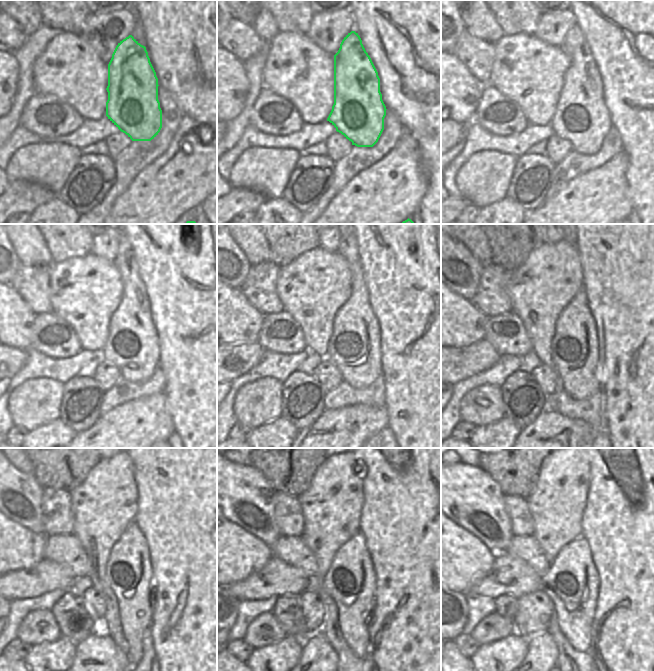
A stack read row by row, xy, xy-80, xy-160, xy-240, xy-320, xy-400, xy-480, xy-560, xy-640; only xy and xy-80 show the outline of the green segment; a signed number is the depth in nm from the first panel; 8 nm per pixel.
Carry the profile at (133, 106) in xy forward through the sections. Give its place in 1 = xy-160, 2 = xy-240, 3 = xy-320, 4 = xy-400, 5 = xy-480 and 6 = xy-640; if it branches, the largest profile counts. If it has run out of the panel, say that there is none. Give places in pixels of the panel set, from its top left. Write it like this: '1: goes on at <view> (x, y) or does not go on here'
1: goes on at xy-160 (582, 117)
2: goes on at xy-240 (132, 345)
3: goes on at xy-320 (354, 347)
4: goes on at xy-400 (575, 350)
5: goes on at xy-480 (129, 573)
6: goes on at xy-640 (572, 582)

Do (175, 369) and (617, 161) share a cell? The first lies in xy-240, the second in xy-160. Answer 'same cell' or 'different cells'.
different cells

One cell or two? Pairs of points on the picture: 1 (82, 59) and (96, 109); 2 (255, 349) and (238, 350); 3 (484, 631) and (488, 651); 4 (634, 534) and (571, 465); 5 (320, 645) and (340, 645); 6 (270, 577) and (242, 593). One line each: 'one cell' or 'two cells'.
1: one cell
2: one cell
3: two cells
4: two cells
5: two cells
6: one cell

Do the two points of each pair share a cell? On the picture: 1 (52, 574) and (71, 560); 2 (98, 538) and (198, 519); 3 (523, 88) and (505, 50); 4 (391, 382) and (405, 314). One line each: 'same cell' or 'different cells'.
1: different cells
2: different cells
3: same cell
4: same cell

